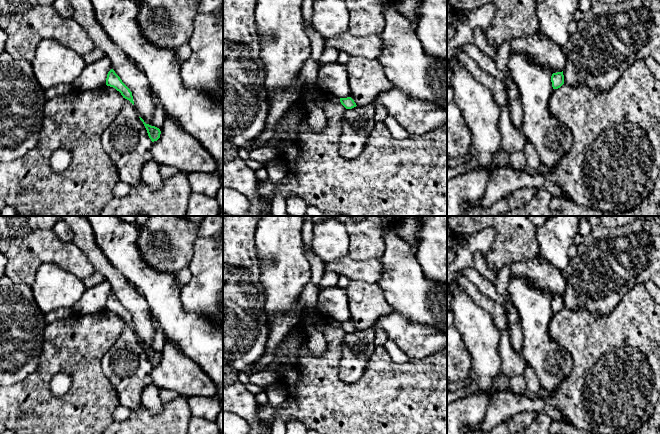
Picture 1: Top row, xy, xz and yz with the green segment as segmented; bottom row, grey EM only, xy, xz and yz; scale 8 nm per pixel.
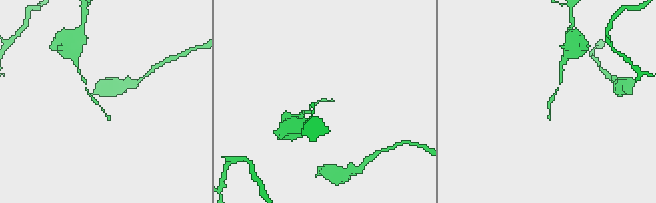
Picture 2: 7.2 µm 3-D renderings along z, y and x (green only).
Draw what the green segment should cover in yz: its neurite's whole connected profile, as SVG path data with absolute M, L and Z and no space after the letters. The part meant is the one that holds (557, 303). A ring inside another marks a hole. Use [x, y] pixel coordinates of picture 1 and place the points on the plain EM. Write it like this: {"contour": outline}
{"contour": "M562 296L553 297L551 300L553 313L558 313L564 308L564 299Z"}

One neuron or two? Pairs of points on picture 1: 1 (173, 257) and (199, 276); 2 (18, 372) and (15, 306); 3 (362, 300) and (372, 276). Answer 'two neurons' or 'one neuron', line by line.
1: two neurons
2: one neuron
3: two neurons

